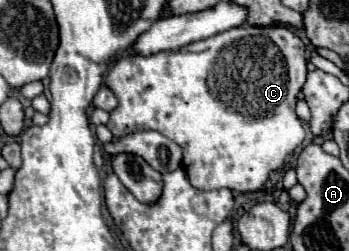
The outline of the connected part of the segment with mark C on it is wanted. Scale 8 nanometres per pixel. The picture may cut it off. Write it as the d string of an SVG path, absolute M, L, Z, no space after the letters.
M240 26L240 28L230 28L222 34L216 34L212 38L200 40L198 44L192 44L188 48L180 48L180 50L166 50L166 52L158 52L152 56L142 56L142 54L134 54L134 56L126 56L120 58L108 72L106 76L106 86L112 88L112 92L116 92L118 96L118 108L110 112L110 122L108 122L108 130L116 136L128 136L130 132L140 132L140 130L156 130L160 134L164 134L166 138L174 140L176 144L182 146L184 150L184 170L188 174L188 180L194 188L198 190L216 190L216 188L230 188L232 192L254 192L260 190L264 186L264 182L268 180L268 174L274 170L280 170L284 166L286 156L290 156L304 140L304 128L294 112L296 106L296 96L304 86L306 80L306 58L304 58L304 42L300 40L300 36L290 28L290 26Z

